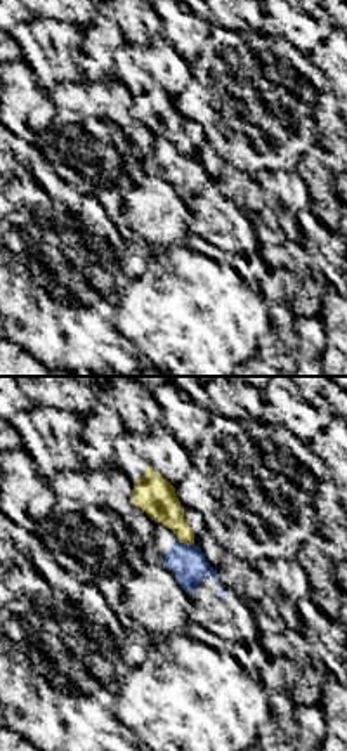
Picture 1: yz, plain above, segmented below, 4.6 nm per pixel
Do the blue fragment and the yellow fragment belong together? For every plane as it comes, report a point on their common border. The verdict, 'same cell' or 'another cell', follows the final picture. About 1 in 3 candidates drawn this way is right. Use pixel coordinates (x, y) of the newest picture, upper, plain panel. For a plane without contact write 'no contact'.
contact (186, 156)

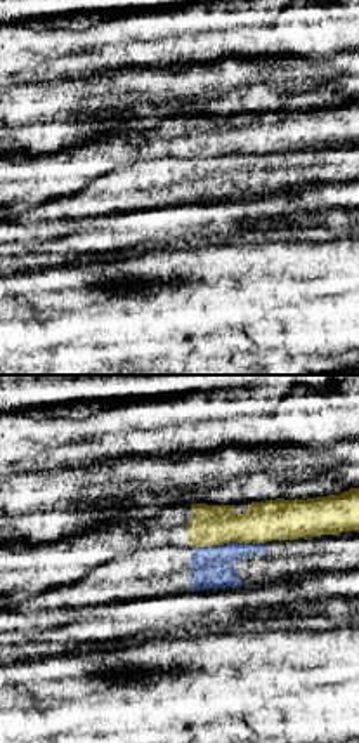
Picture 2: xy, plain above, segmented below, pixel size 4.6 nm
contact (224, 155)

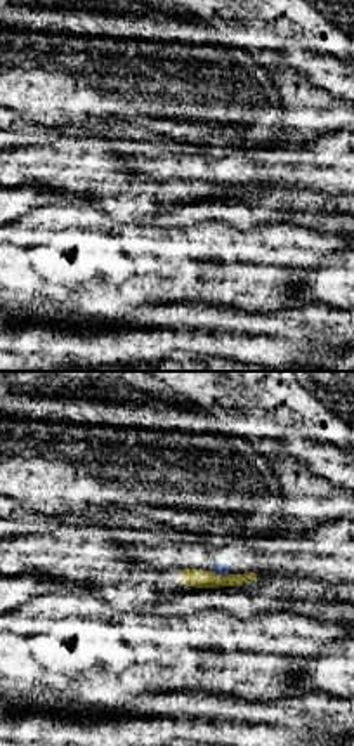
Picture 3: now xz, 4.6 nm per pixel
contact (221, 186)

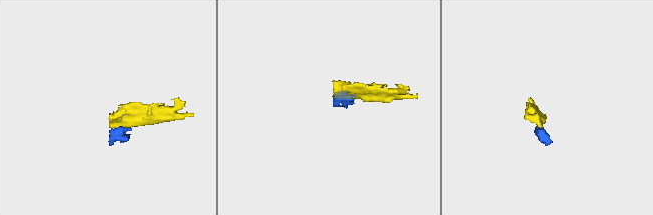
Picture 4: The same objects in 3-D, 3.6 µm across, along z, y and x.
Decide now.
another cell

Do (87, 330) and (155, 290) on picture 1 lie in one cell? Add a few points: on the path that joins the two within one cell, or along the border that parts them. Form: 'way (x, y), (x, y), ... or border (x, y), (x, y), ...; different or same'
border (111, 323), (139, 354); different

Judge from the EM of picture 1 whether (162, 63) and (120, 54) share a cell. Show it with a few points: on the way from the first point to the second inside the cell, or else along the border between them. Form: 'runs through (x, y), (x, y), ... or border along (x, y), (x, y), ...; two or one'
runs through (151, 58), (130, 58); one

